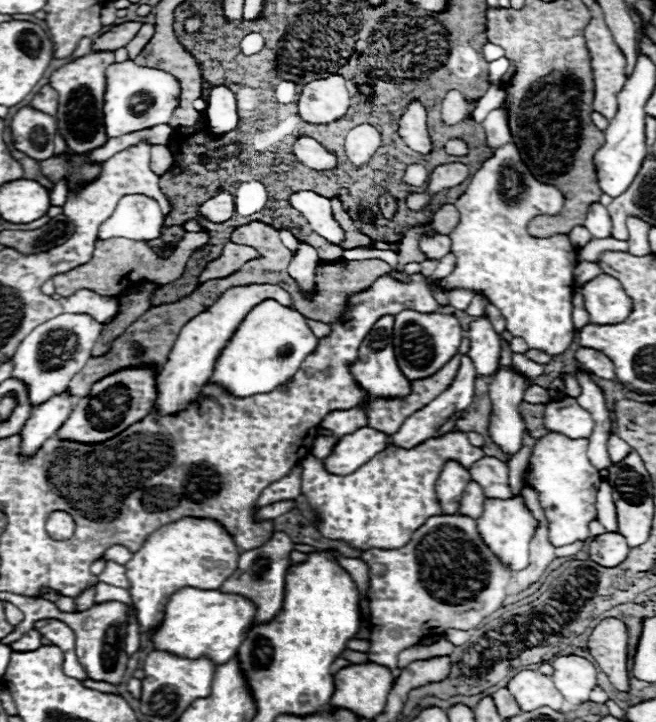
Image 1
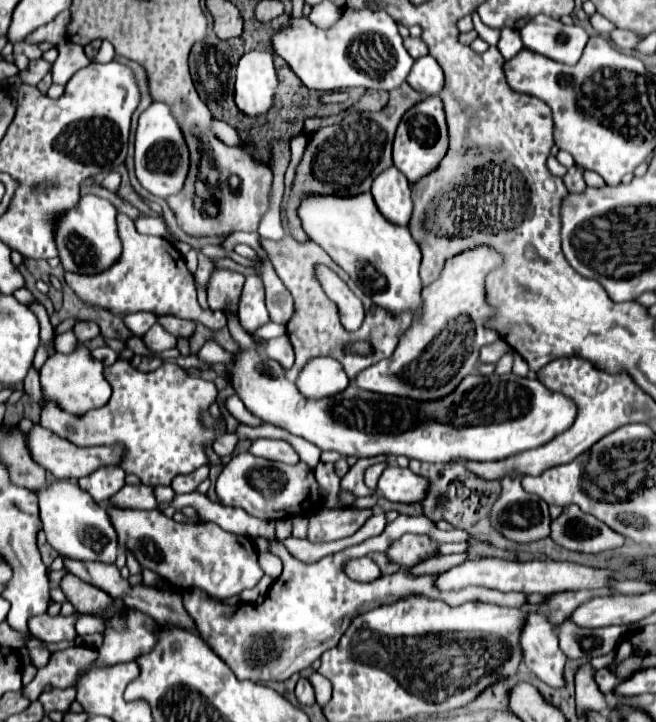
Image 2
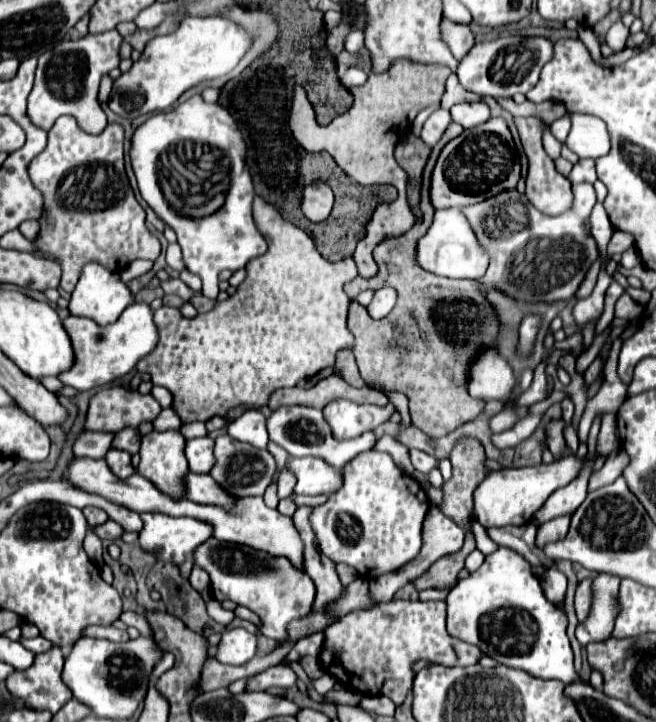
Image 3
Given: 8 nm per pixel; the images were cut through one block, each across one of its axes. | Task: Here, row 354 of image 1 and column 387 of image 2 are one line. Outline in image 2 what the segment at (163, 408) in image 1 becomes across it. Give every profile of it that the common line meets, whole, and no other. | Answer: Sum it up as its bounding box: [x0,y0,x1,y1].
[372,168,412,226]

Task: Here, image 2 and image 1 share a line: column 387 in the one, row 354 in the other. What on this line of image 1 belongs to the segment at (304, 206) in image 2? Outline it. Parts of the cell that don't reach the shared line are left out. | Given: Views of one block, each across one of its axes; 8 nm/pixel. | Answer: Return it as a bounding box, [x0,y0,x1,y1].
[210,300,318,398]

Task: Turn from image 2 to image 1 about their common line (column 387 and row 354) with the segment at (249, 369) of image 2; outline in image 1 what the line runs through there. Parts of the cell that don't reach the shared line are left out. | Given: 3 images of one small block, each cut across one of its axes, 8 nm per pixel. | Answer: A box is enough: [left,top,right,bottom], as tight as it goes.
[394,310,462,380]

